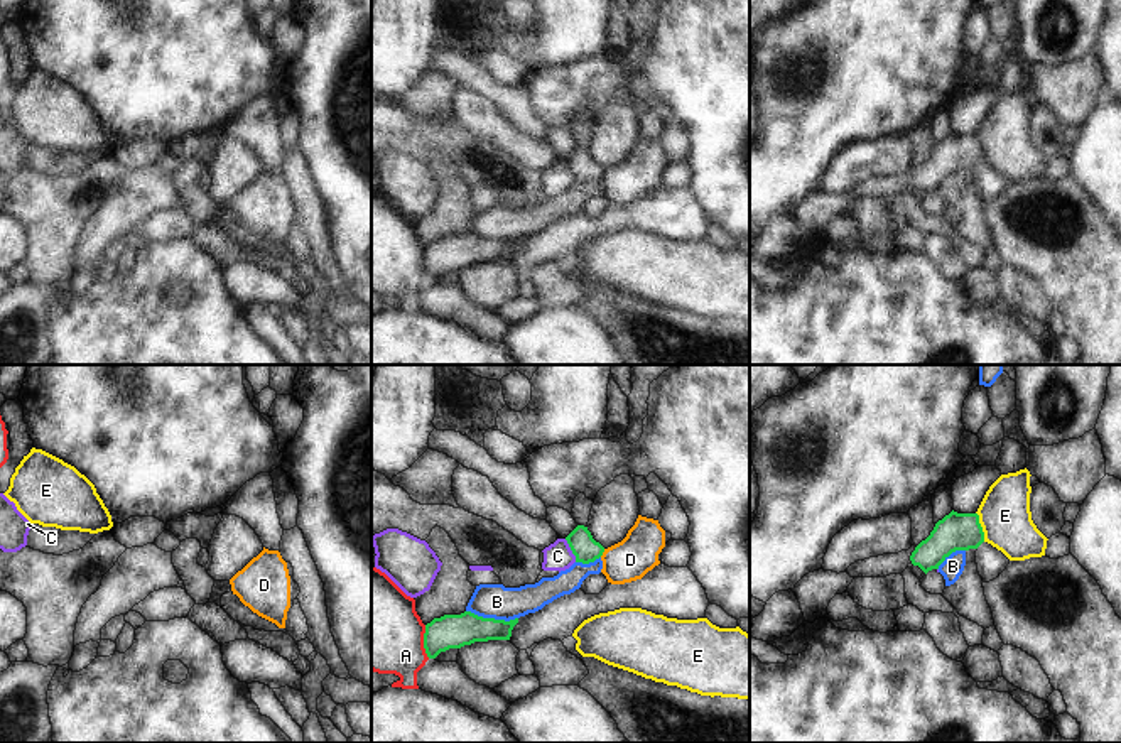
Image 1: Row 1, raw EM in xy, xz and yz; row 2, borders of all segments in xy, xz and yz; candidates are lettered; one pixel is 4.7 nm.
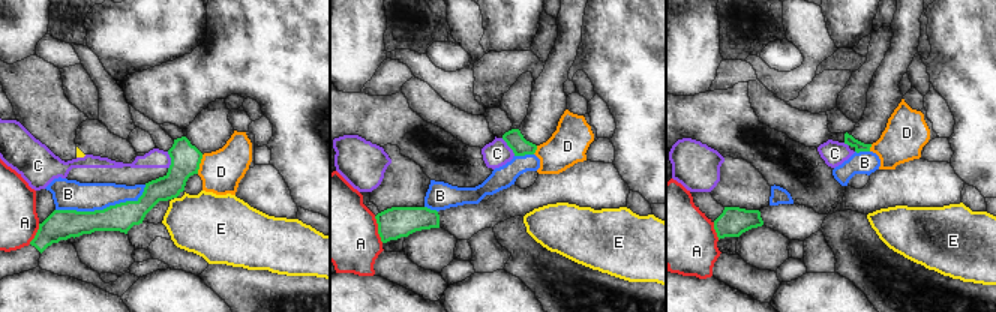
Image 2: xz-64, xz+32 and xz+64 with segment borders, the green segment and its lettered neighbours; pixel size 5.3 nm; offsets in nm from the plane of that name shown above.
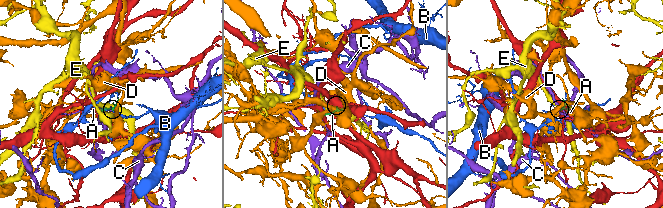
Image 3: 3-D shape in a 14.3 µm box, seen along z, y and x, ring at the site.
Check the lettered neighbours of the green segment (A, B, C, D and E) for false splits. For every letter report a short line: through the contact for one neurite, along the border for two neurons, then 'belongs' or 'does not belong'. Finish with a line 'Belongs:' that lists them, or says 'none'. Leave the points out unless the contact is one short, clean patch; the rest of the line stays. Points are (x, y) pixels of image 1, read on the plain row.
A: xz (424, 247), (424, 274), (429, 279) | does not belong
B: does not belong
C: xz (564, 161), (576, 183) | does not belong
D: xz (605, 171), (600, 178) | does not belong
E: does not belong
Belongs: none

